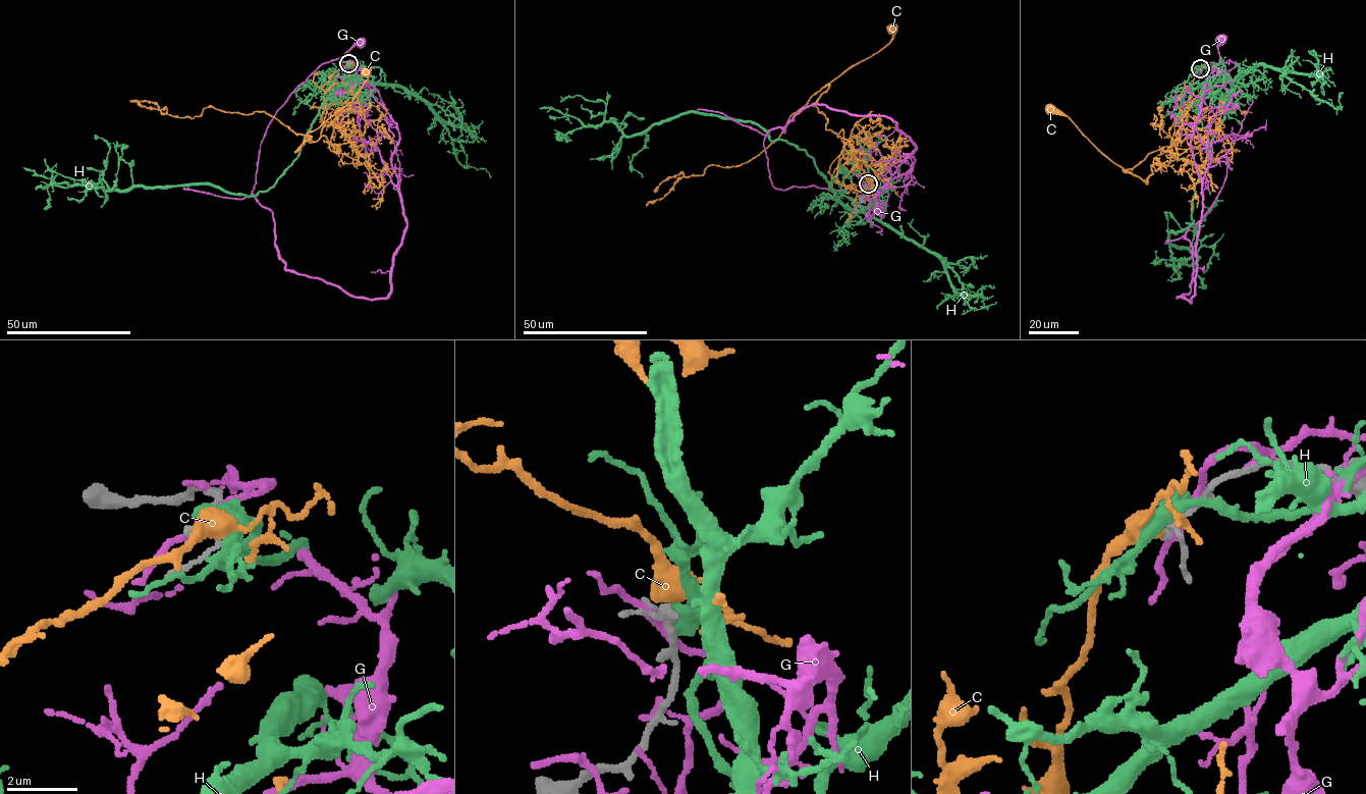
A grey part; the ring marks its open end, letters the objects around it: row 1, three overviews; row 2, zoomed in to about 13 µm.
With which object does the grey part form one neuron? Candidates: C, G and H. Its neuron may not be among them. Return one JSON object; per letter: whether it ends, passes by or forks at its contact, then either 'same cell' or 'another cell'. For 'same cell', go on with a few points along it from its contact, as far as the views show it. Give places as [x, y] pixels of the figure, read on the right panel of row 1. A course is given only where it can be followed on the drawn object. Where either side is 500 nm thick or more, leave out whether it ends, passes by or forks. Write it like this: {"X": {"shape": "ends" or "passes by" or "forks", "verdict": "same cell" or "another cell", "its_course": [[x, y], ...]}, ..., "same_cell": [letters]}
{"C": {"shape": "passes by", "verdict": "same cell", "its_course": [[1200, 69], [1188, 102], [1173, 120], [1168, 164], [1152, 164], [1146, 181], [1126, 172], [1067, 116], [1051, 110]]}, "G": {"shape": "passes by", "verdict": "another cell"}, "H": {"shape": "passes by", "verdict": "another cell"}, "same_cell": ["C"]}

